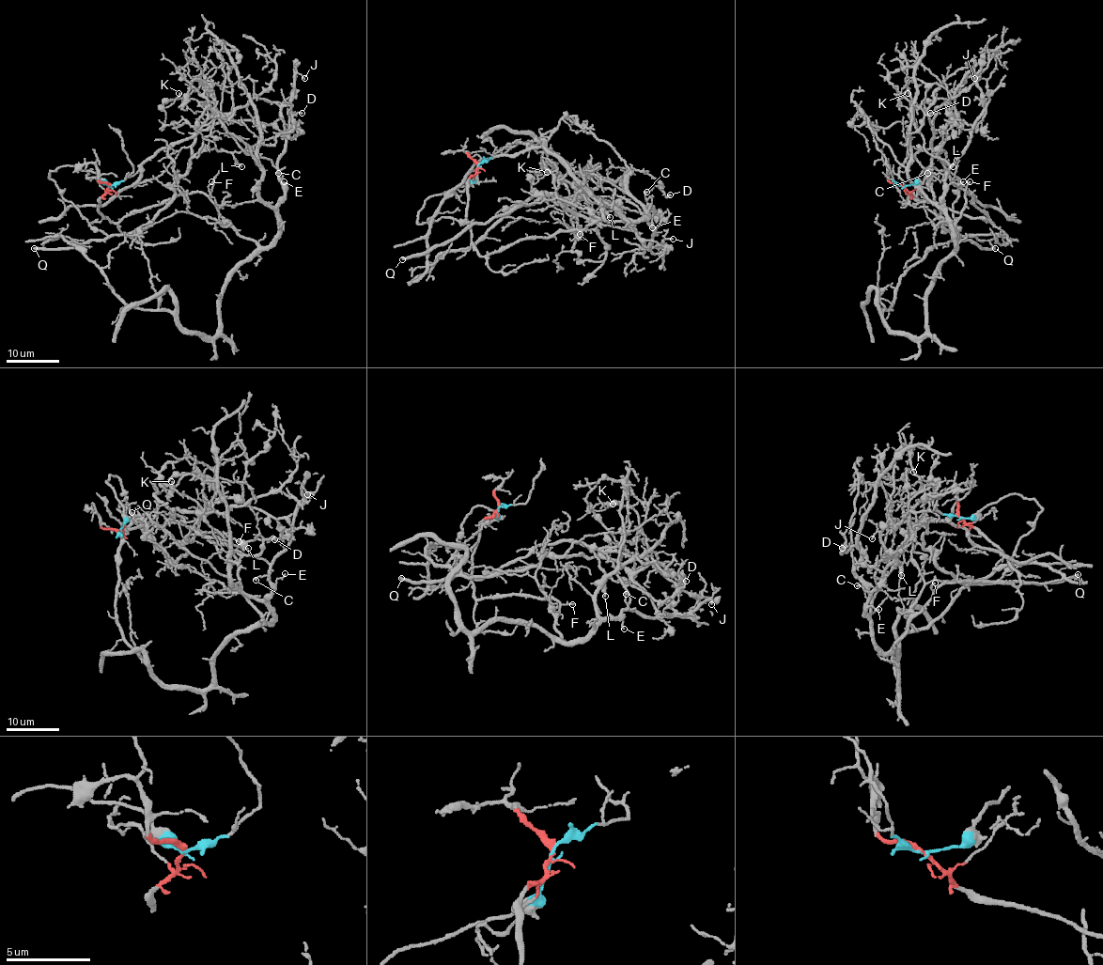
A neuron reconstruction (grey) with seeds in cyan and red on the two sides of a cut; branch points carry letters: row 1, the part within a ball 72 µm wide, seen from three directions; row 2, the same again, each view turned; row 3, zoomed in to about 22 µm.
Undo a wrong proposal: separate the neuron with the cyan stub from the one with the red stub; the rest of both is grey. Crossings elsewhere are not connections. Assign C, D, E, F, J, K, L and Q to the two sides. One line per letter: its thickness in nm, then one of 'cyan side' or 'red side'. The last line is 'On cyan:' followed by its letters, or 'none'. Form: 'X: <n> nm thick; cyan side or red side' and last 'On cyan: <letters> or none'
C: 170 nm thick; red side
D: 170 nm thick; red side
E: 120 nm thick; red side
F: 130 nm thick; red side
J: 130 nm thick; red side
K: 70 nm thick; cyan side
L: 180 nm thick; cyan side
Q: 340 nm thick; cyan side
On cyan: K, L, Q

